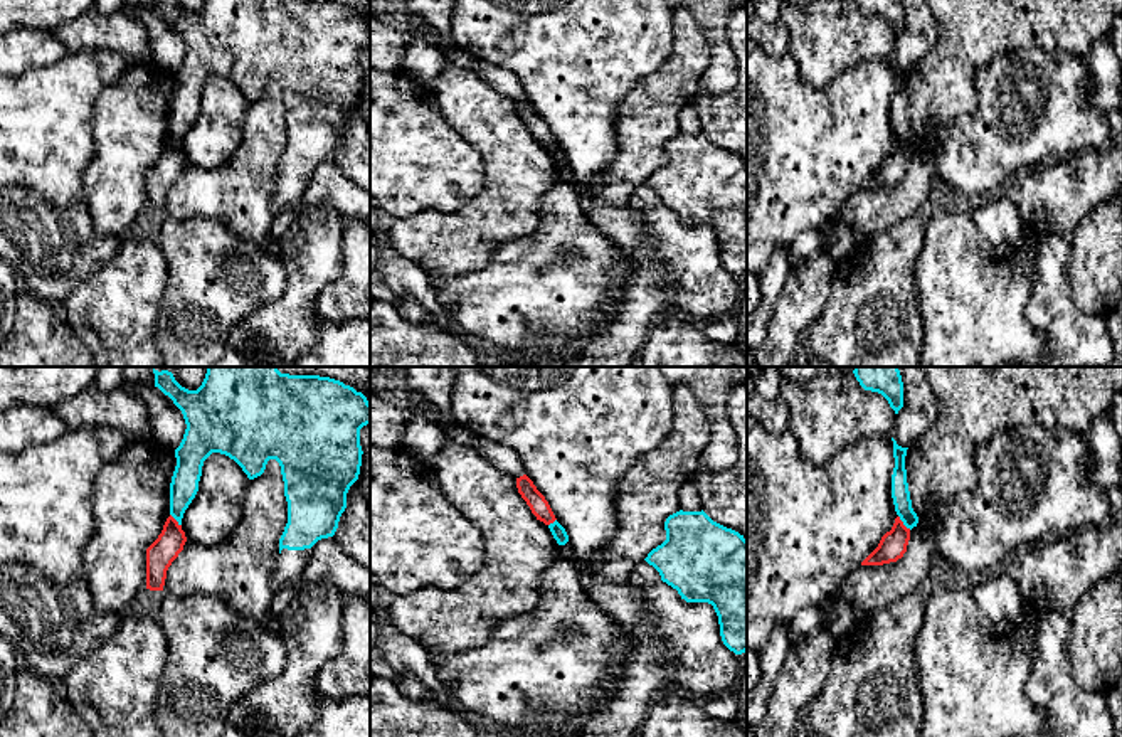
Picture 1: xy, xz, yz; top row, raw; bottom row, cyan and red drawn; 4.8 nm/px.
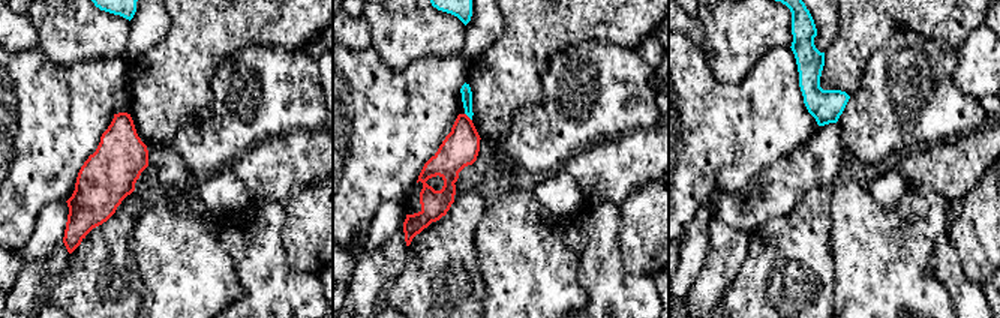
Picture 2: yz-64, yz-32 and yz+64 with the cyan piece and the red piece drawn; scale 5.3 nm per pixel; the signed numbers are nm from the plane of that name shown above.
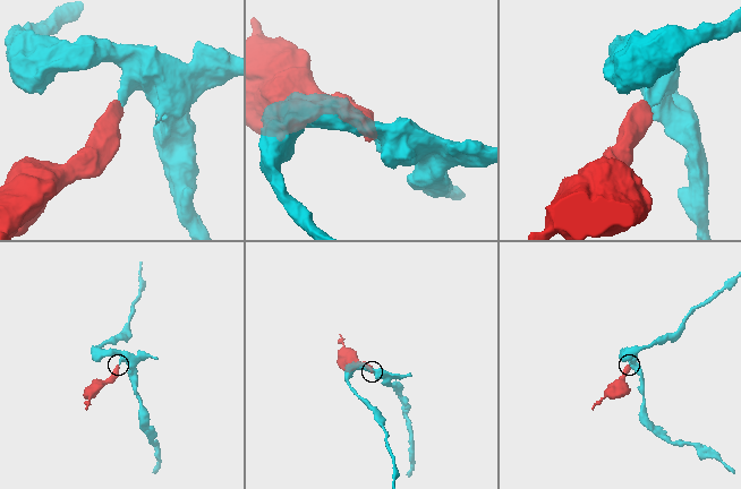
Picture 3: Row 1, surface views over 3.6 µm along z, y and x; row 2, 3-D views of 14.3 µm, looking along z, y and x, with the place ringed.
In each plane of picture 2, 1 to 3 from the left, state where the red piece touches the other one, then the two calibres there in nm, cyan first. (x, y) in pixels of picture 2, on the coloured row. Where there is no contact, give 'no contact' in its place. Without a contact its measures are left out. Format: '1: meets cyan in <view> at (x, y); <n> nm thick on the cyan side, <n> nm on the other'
1: no contact
2: meets cyan in yz-32 at (468, 116); 60 nm thick on the cyan side, 200 nm on the other
3: no contact

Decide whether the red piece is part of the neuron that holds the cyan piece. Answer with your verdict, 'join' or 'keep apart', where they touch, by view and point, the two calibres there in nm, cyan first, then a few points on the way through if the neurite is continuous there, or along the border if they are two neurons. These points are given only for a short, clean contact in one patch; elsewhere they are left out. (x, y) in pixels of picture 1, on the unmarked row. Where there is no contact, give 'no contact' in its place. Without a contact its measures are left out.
keep apart; meets cyan in yz at (904, 147); 90 nm thick on the cyan side, 130 nm on the other; border along yz (899, 138), (910, 152)

